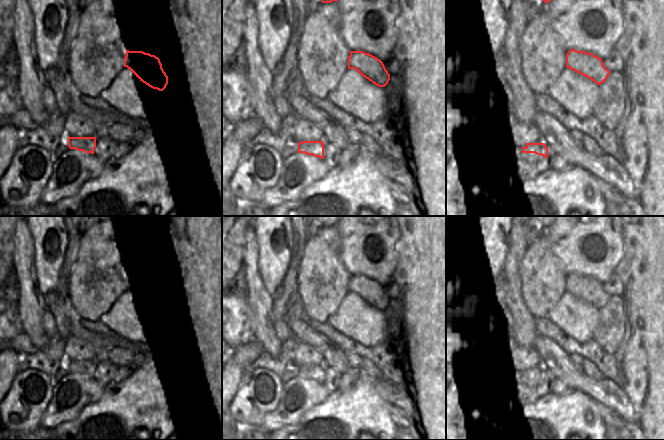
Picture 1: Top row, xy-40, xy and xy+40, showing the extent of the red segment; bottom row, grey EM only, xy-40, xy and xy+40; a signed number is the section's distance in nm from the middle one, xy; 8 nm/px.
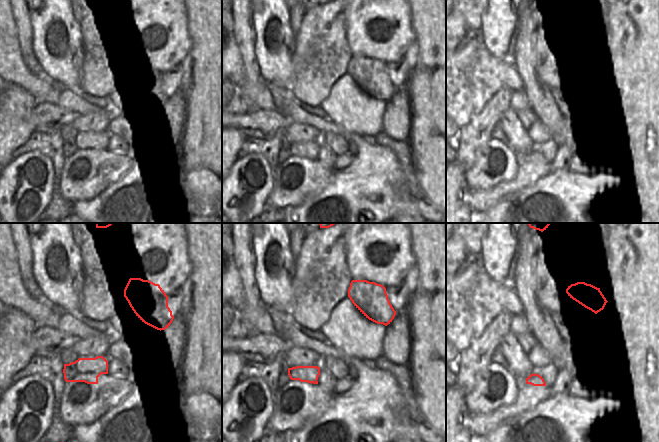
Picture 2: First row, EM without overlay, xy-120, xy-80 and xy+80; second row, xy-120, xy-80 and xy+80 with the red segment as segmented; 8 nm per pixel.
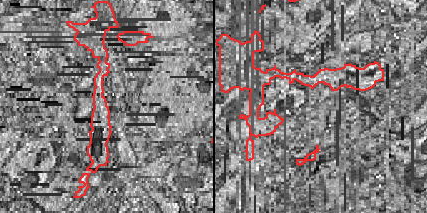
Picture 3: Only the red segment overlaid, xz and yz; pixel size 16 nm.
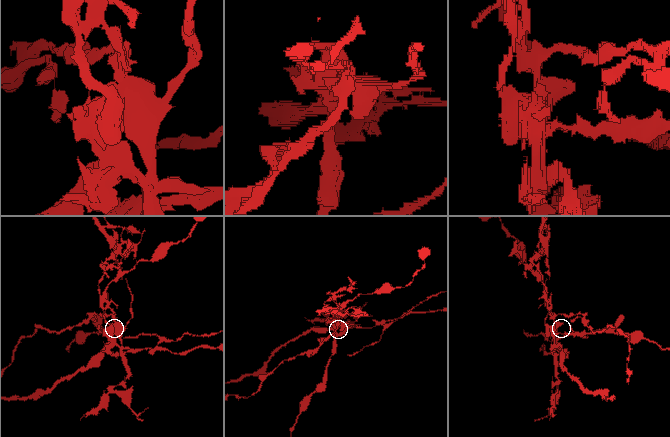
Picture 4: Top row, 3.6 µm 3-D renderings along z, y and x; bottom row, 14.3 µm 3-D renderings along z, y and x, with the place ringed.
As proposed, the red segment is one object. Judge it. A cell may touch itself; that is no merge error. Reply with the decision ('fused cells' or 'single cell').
fused cells

